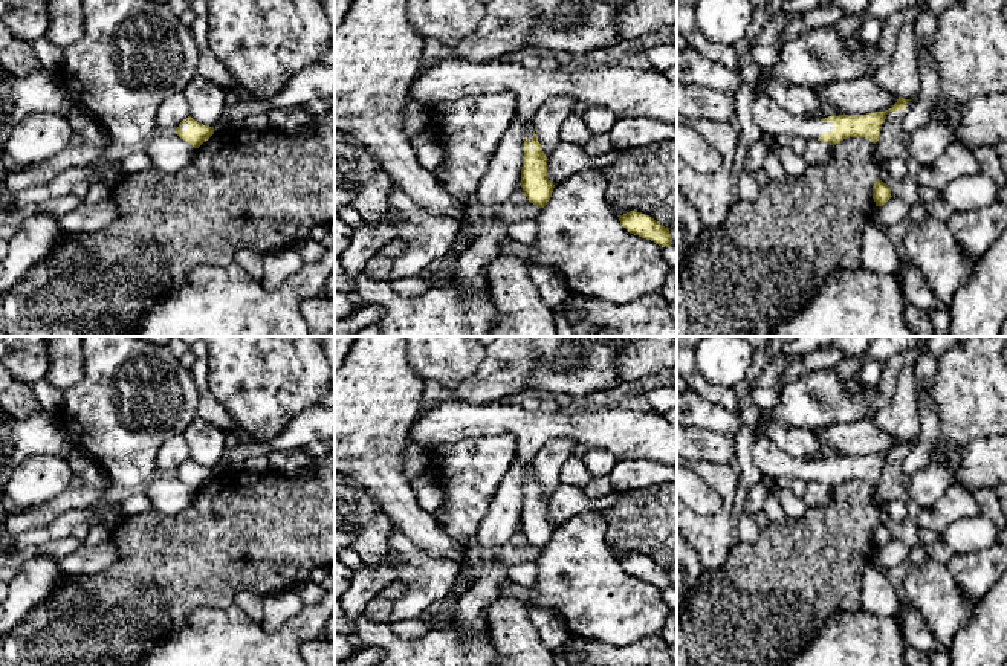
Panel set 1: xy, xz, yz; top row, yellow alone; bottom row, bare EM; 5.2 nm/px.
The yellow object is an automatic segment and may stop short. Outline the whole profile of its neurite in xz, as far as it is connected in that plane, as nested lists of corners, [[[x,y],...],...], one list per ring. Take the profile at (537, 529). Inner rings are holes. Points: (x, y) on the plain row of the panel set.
[[[448,400],[413,423],[410,441],[428,451],[475,435],[506,434],[516,437],[518,457],[527,470],[520,527],[527,542],[539,550],[547,547],[555,530],[547,521],[547,500],[533,474],[535,457],[546,443],[568,438],[610,451],[617,460],[646,458],[677,466],[677,425],[654,411],[616,406],[602,411],[584,405],[576,414],[546,414],[527,412],[521,406]]]

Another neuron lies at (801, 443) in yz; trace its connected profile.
[[[759,419],[755,435],[769,438],[788,455],[804,461],[822,461],[843,457],[840,451],[824,445],[813,431],[804,428],[790,428]]]

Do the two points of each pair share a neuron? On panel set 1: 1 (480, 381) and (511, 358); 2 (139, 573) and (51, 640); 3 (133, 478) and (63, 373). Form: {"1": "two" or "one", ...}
{"1": "one", "2": "one", "3": "two"}

